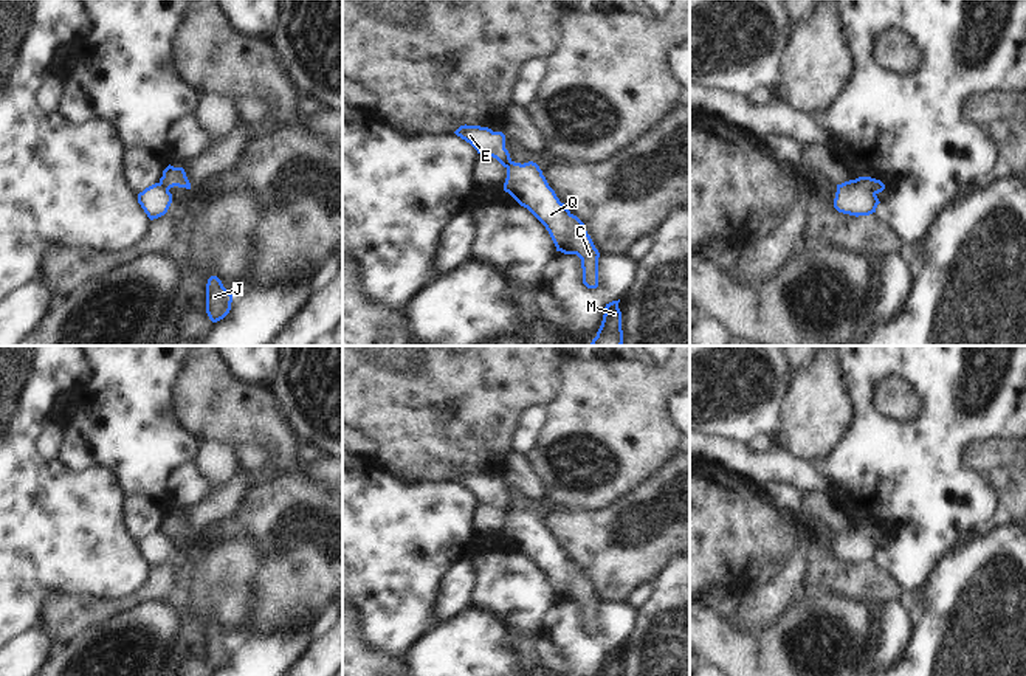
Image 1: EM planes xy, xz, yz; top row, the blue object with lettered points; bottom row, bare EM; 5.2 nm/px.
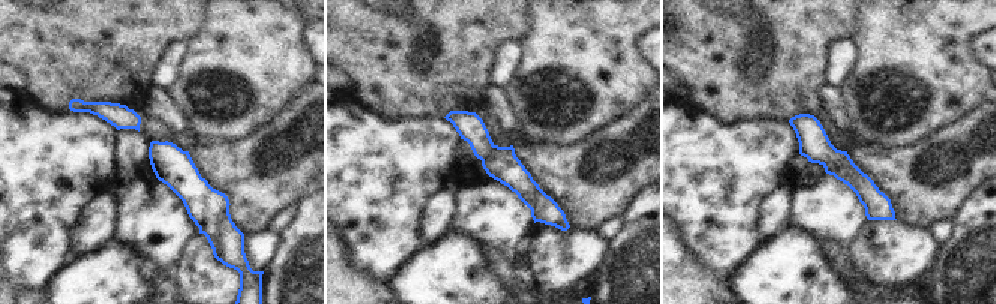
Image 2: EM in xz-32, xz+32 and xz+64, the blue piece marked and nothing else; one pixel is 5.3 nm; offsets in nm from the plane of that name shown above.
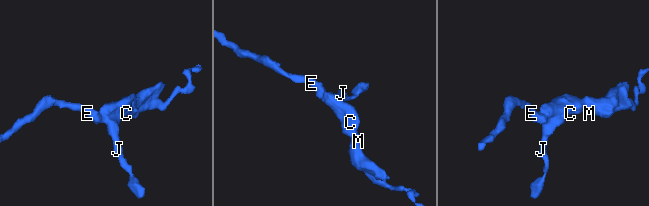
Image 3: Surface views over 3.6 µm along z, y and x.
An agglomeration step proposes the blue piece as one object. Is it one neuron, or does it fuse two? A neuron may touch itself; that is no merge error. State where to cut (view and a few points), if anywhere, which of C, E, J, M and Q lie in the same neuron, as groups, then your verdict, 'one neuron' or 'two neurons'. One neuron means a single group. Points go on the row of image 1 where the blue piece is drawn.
cut in xz along (585, 230), (574, 239), (574, 253); C E J M / Q; two neurons

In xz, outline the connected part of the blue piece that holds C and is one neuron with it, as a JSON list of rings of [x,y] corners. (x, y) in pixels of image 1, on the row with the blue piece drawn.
[[[587,231],[580,233],[573,239],[575,254],[581,259],[583,284],[587,288],[598,287],[598,257],[600,253],[595,248]]]

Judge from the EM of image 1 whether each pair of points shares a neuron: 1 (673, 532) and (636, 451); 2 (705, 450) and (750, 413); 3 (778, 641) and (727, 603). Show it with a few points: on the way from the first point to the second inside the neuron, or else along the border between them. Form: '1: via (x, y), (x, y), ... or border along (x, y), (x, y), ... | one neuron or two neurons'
1: border along (673, 455), (656, 472), (617, 498) | two neurons
2: border along (705, 434), (727, 438), (747, 445) | two neurons
3: border along (705, 607), (727, 622) | two neurons

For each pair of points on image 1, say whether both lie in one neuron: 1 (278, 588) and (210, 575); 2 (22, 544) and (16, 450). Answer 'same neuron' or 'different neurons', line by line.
1: different neurons
2: same neuron

